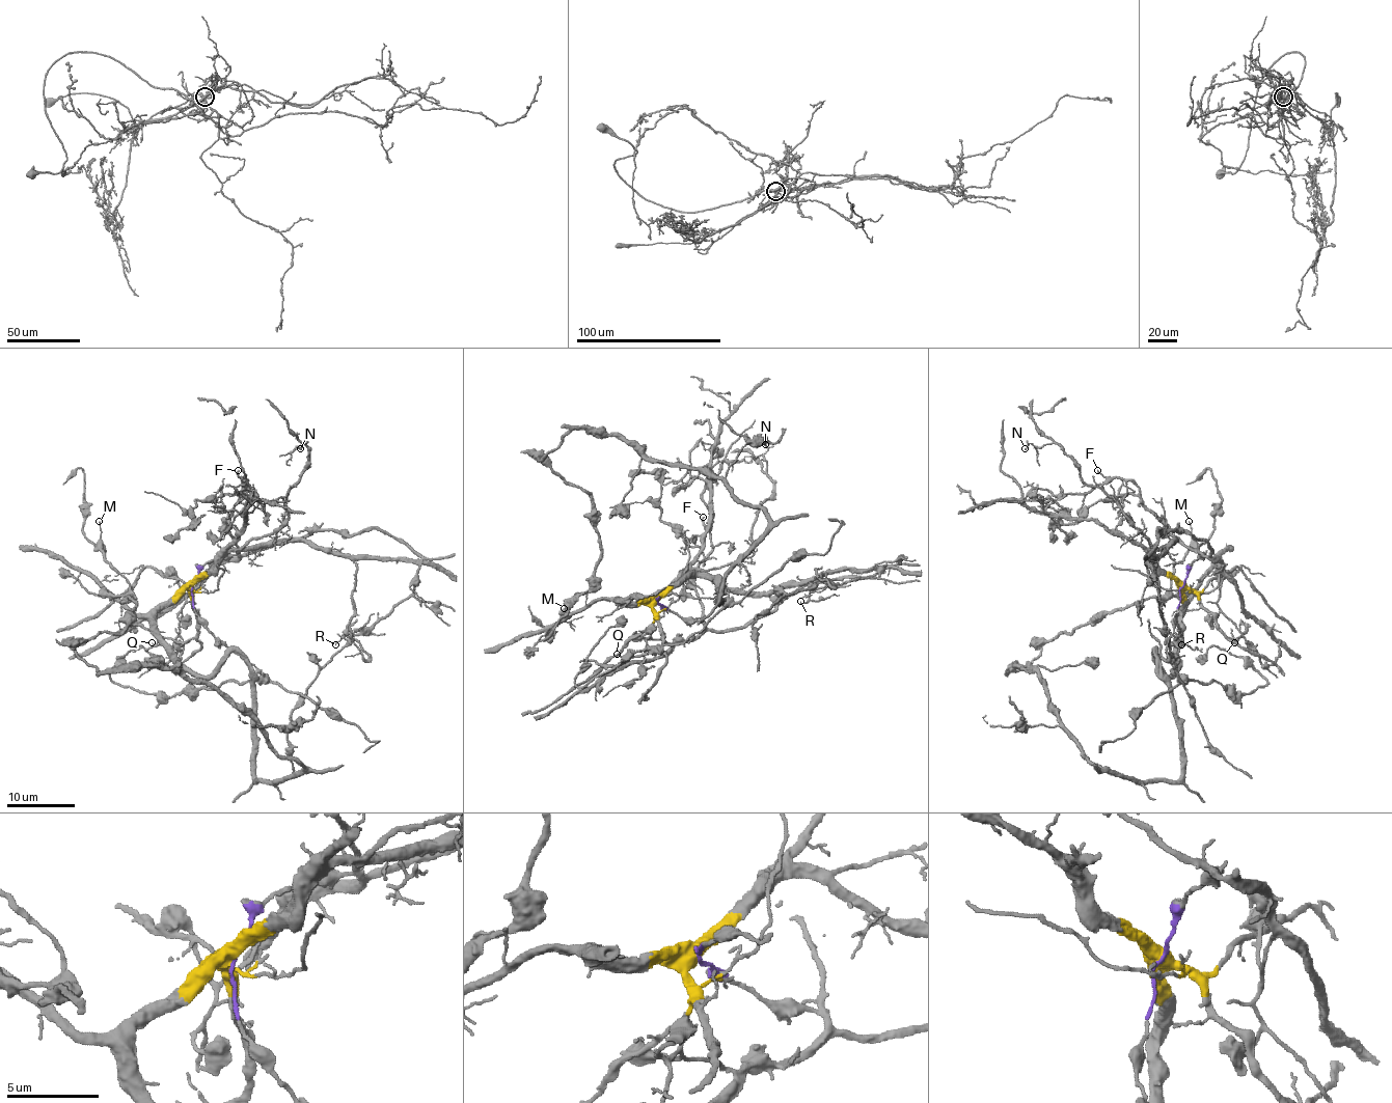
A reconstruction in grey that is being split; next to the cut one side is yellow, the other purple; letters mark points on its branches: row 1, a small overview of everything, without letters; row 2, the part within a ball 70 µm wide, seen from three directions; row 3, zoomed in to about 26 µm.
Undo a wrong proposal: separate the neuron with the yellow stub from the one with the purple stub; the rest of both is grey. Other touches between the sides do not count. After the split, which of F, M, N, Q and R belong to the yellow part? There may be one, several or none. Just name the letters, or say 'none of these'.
M, N, Q, R

